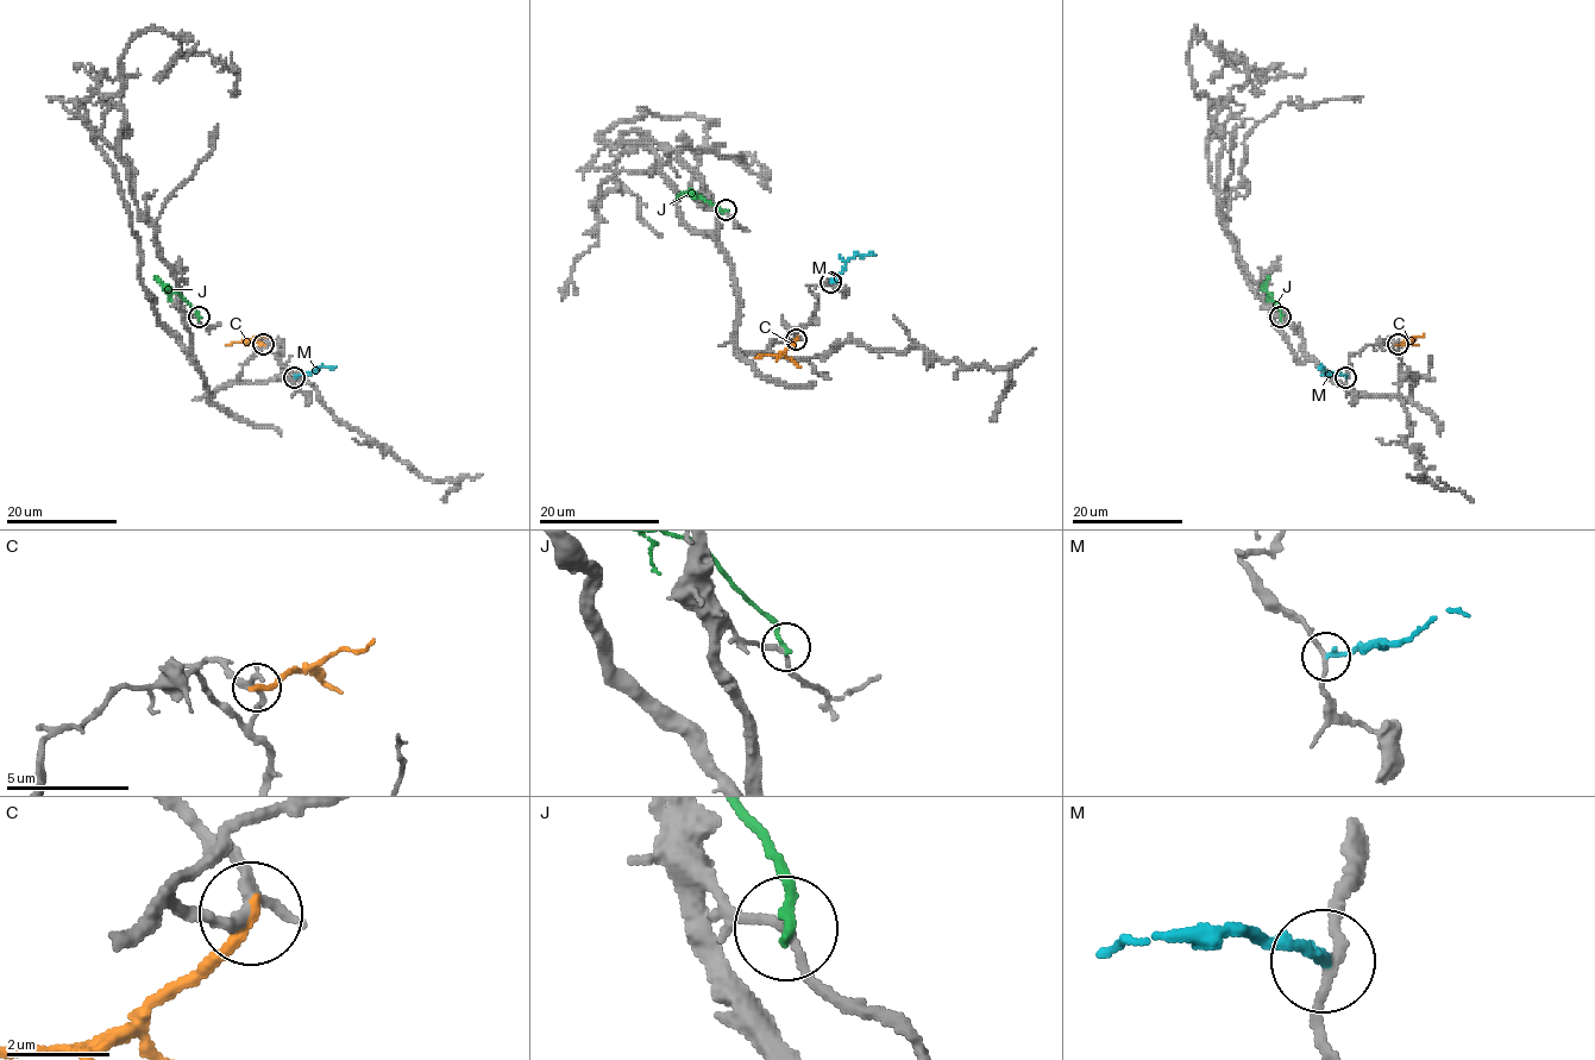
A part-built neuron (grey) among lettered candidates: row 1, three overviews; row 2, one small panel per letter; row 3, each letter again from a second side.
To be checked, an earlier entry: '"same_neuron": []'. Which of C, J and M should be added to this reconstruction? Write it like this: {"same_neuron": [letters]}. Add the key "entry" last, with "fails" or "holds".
{"same_neuron": [], "entry": "holds"}

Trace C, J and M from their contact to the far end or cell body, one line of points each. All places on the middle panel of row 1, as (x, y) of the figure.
C: (797, 339), (778, 353), (755, 357)
J: (726, 211), (698, 195), (677, 194)
M: (829, 281), (839, 277), (851, 258), (874, 255)

